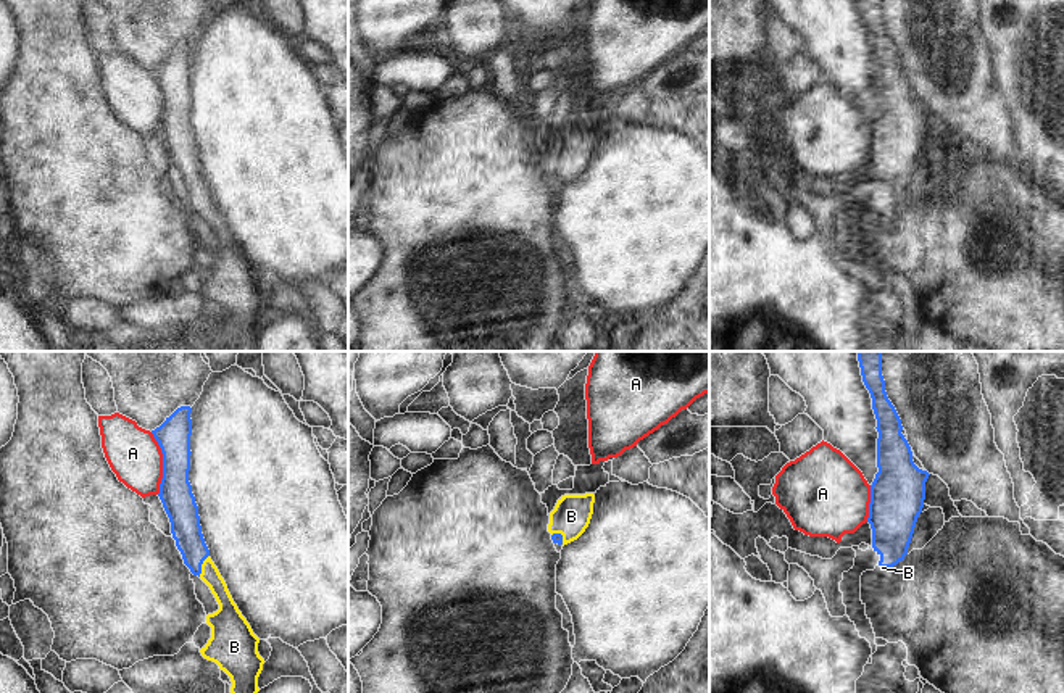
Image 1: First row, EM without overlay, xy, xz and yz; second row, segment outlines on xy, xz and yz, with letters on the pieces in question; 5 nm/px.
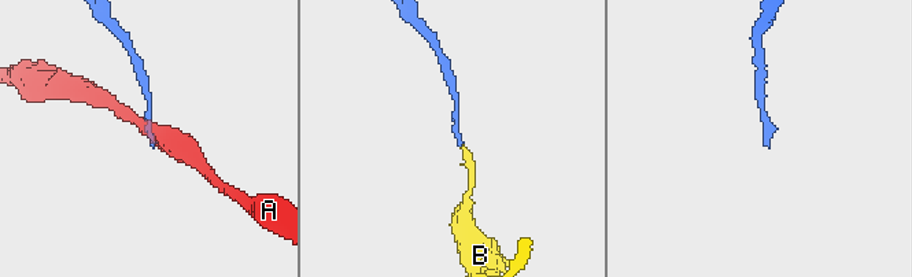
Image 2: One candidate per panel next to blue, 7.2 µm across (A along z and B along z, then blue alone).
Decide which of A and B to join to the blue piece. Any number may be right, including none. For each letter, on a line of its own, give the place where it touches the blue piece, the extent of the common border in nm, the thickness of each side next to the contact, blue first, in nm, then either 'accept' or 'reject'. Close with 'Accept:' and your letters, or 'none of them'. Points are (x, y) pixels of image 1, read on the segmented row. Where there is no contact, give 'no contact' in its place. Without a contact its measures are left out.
A: meets blue in xy at (163, 463); contact 320 nm long; 170 nm thick on the blue side, 260 nm on the other; reject
B: meets blue in xy at (200, 566); contact 120 nm long; 150 nm thick on the blue side, 90 nm on the other; accept
Accept: B

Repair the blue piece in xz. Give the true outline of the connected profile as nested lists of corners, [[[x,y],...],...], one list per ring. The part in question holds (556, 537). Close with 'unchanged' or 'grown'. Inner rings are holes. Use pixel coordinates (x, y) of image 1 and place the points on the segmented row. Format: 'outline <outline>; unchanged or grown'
outline [[[564,495],[550,512],[548,532],[553,543],[567,545],[577,540],[590,524],[595,495]]]; grown

